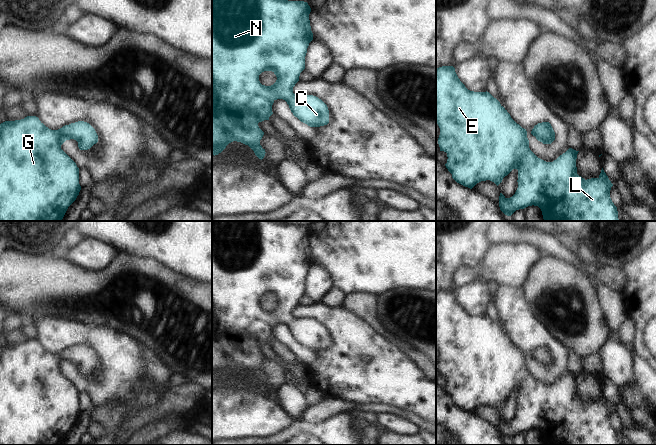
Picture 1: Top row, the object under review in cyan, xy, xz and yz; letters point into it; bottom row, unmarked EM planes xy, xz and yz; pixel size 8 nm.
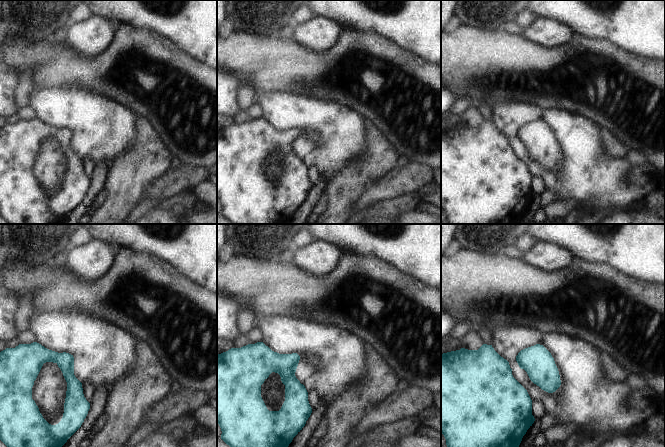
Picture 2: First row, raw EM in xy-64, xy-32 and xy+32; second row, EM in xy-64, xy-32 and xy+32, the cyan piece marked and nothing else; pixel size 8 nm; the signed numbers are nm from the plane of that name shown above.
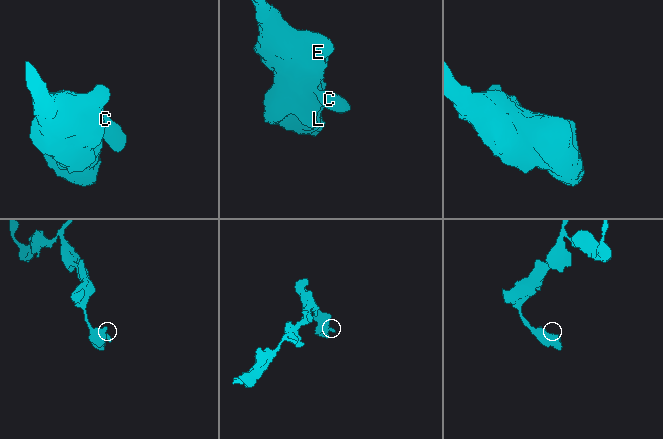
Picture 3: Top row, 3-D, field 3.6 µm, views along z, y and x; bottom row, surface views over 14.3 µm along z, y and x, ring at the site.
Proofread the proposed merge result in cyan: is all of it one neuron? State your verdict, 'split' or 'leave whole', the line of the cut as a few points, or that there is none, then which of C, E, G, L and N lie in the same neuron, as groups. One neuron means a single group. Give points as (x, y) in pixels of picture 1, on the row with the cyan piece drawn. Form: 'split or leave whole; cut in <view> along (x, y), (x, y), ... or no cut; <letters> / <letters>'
leave whole; no cut; C E G L N

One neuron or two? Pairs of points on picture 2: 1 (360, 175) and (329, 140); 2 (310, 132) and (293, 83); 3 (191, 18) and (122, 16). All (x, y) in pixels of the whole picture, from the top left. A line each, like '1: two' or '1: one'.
1: two
2: two
3: one

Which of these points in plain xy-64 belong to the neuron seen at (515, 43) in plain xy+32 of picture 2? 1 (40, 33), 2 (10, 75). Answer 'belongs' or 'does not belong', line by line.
1: does not belong
2: does not belong

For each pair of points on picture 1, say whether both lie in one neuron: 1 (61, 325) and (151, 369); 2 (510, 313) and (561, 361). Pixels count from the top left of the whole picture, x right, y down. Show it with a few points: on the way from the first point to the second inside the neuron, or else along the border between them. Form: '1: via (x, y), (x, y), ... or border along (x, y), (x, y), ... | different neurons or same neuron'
1: border along (141, 346), (142, 384), (139, 388) | different neurons
2: via (525, 328), (530, 333), (547, 338), (555, 346) | same neuron

